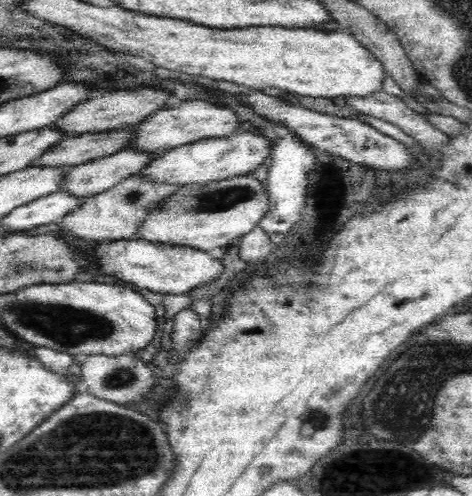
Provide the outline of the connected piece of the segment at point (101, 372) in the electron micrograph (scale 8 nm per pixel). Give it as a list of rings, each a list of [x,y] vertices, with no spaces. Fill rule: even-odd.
[[[122,353],[114,356],[85,355],[81,358],[80,383],[88,394],[116,404],[140,404],[154,386],[154,371],[138,357]]]

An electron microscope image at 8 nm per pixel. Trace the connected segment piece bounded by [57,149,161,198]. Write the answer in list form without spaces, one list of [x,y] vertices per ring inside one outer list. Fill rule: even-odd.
[[[122,149],[110,156],[66,168],[60,176],[57,190],[79,198],[95,195],[115,184],[121,183],[132,174],[138,173],[152,157],[161,152],[140,152]]]

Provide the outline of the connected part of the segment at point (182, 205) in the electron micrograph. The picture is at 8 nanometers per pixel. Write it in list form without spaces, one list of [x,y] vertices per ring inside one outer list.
[[[253,174],[204,184],[183,184],[157,205],[151,205],[132,238],[159,246],[190,247],[209,253],[214,248],[234,243],[234,238],[240,238],[258,225],[267,211],[267,199],[264,180]]]

